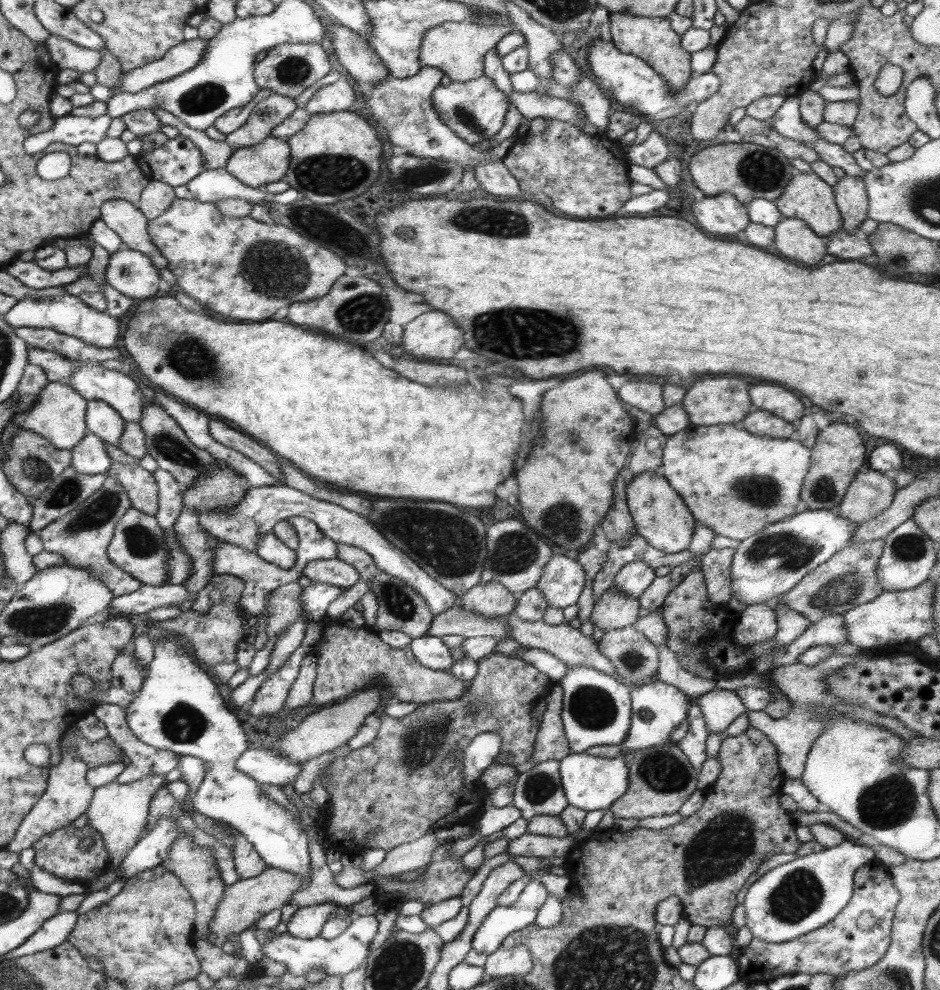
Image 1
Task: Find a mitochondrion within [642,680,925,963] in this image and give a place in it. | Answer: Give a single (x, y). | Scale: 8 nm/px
(727, 840)

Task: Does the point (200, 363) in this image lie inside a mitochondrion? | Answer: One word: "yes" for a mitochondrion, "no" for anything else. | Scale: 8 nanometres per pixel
yes

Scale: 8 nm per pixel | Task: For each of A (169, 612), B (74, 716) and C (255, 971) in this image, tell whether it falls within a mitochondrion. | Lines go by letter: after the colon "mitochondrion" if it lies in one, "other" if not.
A: other
B: other
C: other

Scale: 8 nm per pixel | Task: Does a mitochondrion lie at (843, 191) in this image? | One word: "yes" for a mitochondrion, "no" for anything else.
no

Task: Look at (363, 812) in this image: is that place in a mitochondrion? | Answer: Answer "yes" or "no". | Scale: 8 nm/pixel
no

